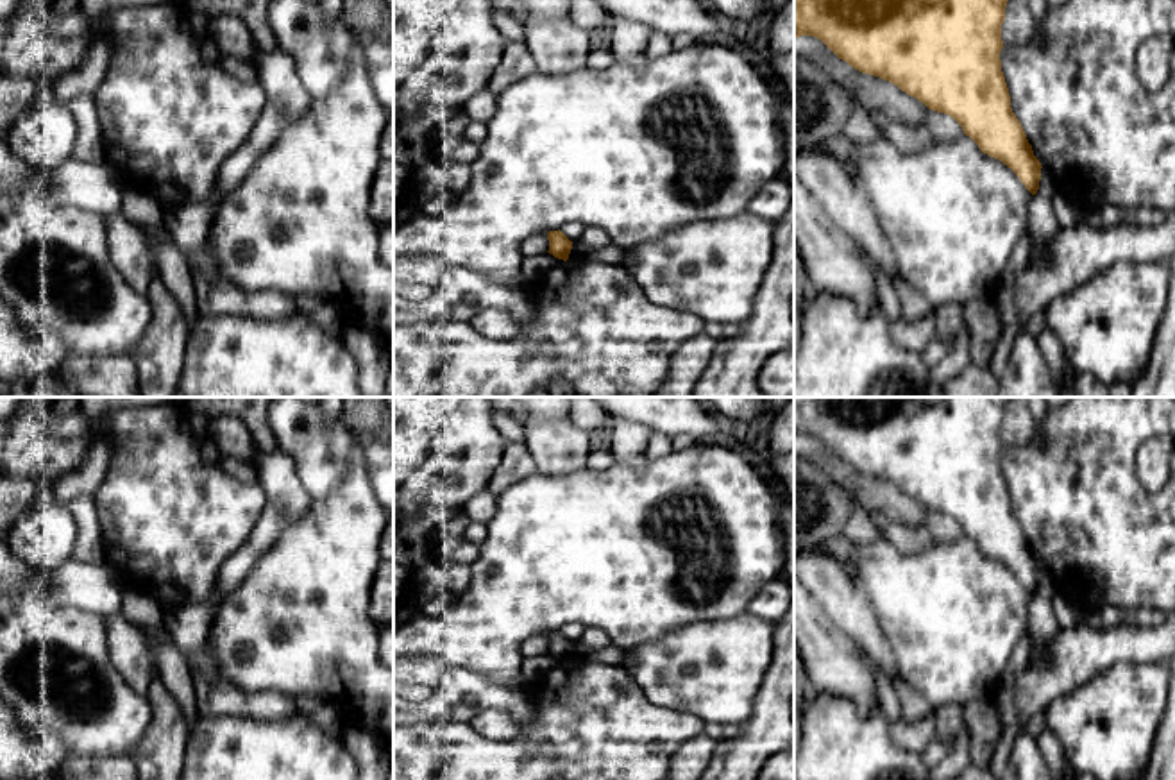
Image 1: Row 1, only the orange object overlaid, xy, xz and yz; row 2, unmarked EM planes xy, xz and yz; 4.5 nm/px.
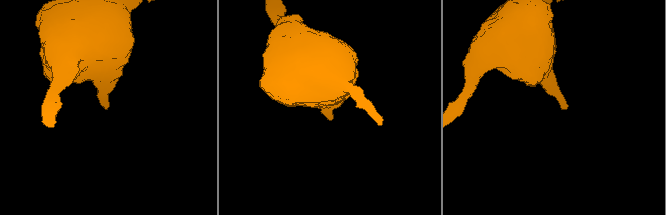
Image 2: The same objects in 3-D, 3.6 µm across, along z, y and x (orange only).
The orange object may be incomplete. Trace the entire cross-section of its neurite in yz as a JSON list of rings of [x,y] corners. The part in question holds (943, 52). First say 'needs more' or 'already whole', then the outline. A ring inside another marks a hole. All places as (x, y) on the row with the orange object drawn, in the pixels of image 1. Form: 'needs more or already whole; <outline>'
already whole; [[[794,0],[794,38],[814,36],[839,59],[862,73],[892,82],[928,109],[950,114],[978,148],[1007,165],[1036,195],[1041,163],[1012,113],[1009,88],[1002,72],[1002,23],[1009,0]]]

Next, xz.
already whole; [[[560,229],[549,231],[547,240],[549,240],[549,250],[547,252],[558,259],[567,261],[571,249],[572,249],[572,242]]]

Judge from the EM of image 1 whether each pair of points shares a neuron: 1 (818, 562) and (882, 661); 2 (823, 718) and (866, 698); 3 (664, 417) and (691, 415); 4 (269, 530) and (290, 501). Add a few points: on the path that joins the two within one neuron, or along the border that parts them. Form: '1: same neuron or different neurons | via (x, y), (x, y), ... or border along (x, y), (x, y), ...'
1: same neuron | via (834, 587), (868, 635)
2: different neurons | border along (814, 689), (845, 696), (862, 714), (879, 707)
3: same neuron | via (671, 415), (684, 415)
4: different neurons | border along (269, 501), (279, 507), (285, 526)

